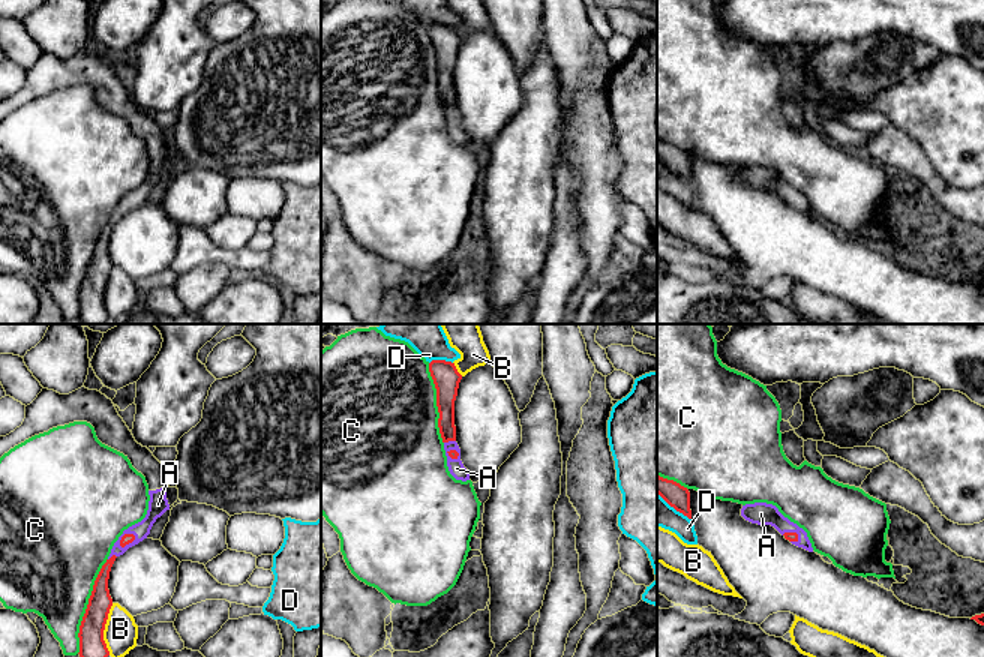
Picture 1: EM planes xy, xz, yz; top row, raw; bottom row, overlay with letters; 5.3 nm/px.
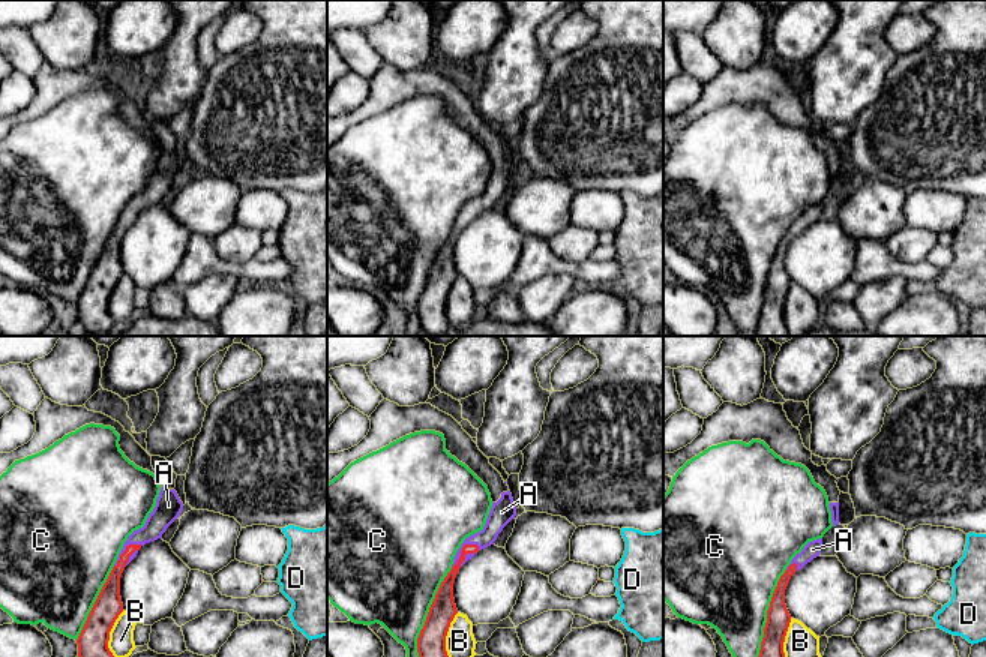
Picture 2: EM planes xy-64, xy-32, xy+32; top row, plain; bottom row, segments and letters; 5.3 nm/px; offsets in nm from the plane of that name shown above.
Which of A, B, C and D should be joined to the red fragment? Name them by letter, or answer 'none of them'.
A

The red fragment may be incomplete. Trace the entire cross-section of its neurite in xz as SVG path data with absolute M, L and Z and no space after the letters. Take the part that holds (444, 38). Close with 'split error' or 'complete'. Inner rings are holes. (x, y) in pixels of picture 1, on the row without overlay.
M432 24L429 36L436 52L438 92L444 106L448 135L456 144L466 146L470 144L470 136L460 124L454 90L454 64L462 39L454 27L446 24Z | split error

